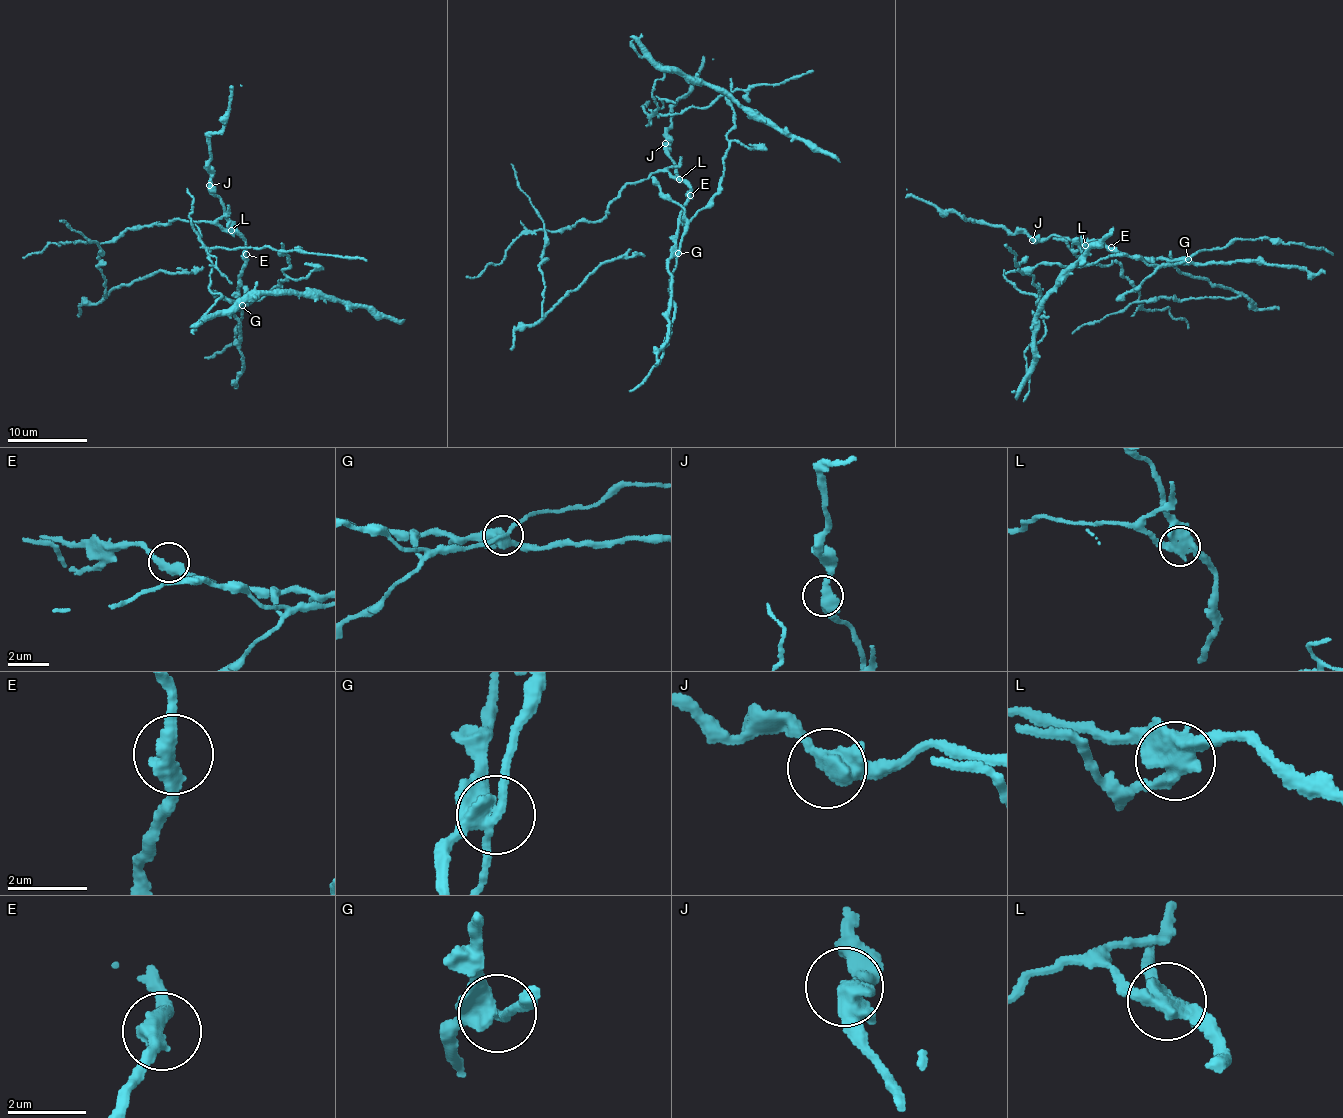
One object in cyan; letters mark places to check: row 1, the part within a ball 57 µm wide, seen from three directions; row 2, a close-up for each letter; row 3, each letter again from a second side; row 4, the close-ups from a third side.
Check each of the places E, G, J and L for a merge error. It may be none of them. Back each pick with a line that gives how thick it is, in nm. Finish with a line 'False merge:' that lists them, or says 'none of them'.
G: 380 nm
L: 380 nm
False merge: G, L

